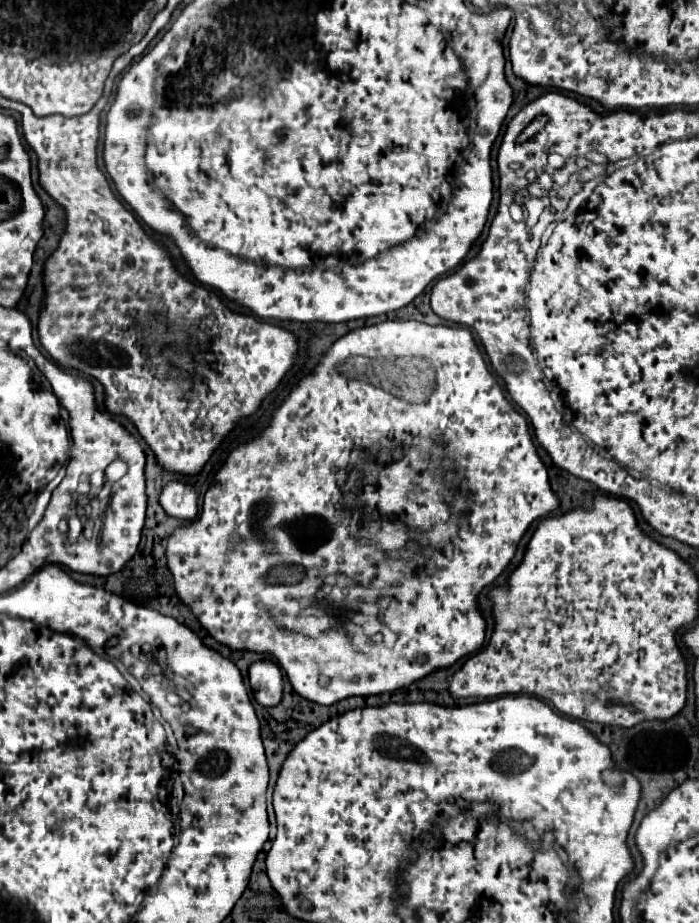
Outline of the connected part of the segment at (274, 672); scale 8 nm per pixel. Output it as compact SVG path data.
M255 661L249 667L249 685L253 697L263 707L275 707L283 695L283 675L279 667L269 661Z

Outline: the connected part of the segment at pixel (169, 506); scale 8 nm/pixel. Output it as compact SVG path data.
M169 483L161 497L161 507L167 515L183 521L193 521L197 517L197 495L185 483Z

